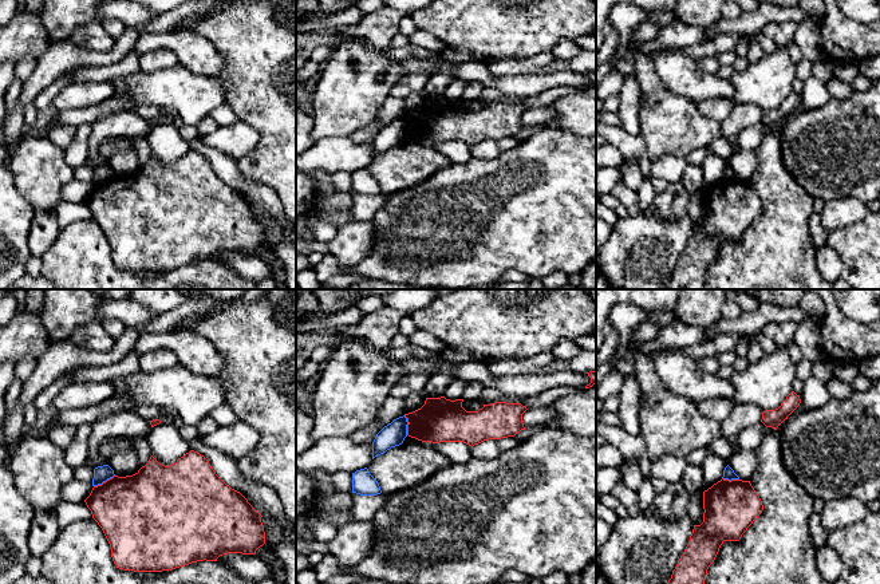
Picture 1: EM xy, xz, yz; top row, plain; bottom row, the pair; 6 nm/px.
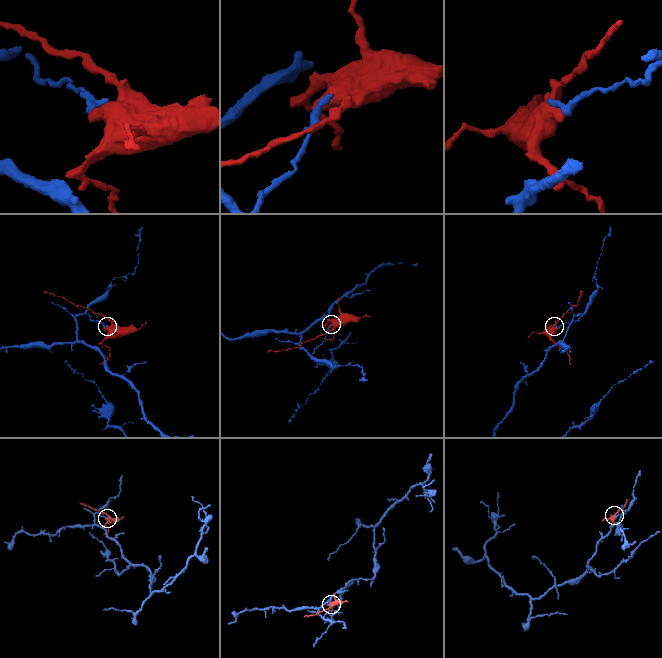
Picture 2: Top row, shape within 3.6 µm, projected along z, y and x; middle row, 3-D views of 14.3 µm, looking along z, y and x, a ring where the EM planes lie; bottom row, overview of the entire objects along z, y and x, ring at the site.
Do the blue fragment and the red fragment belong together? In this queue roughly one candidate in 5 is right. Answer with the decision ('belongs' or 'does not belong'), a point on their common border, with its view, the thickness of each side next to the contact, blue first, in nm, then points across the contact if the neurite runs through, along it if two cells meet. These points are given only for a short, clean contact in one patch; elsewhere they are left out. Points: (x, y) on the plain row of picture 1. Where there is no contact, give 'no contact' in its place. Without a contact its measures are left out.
does not belong | xy (103, 181) | 100/420 nm | along xy (114, 174), (94, 186)

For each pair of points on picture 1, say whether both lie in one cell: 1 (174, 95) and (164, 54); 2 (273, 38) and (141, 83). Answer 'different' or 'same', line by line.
1: different
2: different

